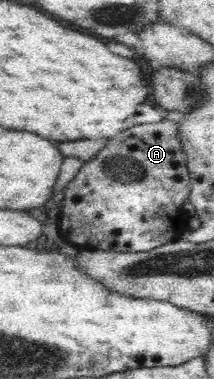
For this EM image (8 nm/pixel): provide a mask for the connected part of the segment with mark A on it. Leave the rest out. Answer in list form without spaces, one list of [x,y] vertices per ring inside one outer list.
[[[162,119],[155,123],[135,124],[109,139],[98,154],[88,157],[86,162],[81,166],[81,169],[67,182],[67,185],[62,190],[63,197],[59,204],[61,210],[56,222],[59,228],[59,238],[66,243],[75,245],[77,248],[88,250],[93,248],[94,250],[112,250],[114,252],[131,253],[148,252],[154,247],[162,246],[172,240],[180,239],[182,232],[186,230],[183,223],[187,218],[187,214],[183,210],[183,204],[190,192],[190,177],[186,170],[186,157],[184,151],[182,151],[182,147],[180,147],[179,138],[177,137],[178,123],[179,122],[176,123],[168,119]]]

